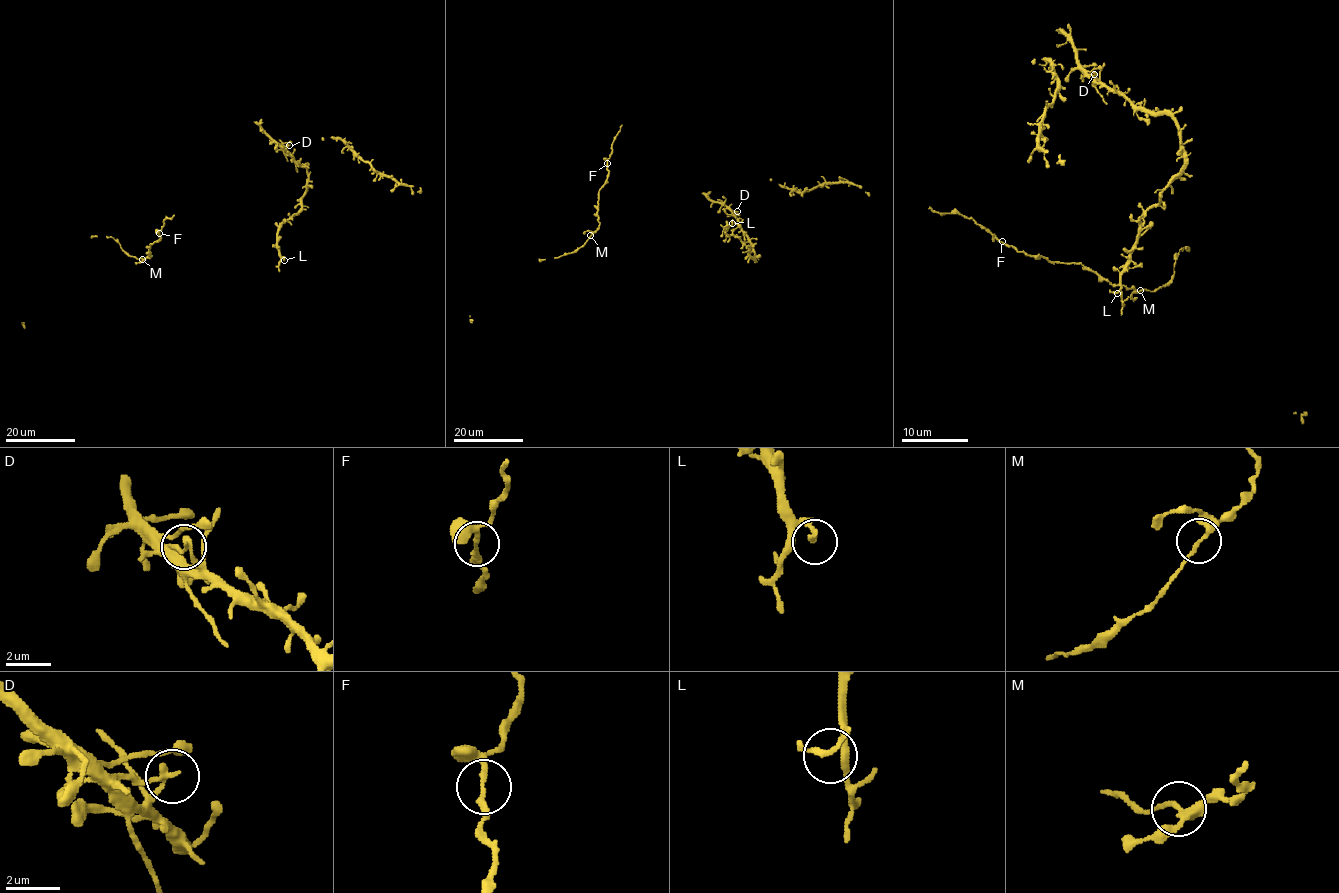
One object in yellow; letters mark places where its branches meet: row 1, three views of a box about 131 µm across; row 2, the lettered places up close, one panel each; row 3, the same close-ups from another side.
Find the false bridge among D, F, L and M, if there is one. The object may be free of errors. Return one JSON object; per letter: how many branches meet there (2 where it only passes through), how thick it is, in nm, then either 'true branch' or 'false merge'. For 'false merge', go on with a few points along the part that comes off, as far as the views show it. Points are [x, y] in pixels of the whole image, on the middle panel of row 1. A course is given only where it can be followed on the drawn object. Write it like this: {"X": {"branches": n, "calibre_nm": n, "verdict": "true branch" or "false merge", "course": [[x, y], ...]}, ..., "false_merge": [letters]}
{"D": {"branches": 2, "calibre_nm": 190, "verdict": "true branch"}, "F": {"branches": 2, "calibre_nm": 200, "verdict": "true branch"}, "L": {"branches": 2, "calibre_nm": 190, "verdict": "true branch"}, "M": {"branches": 2, "calibre_nm": 220, "verdict": "true branch"}, "false_merge": []}

